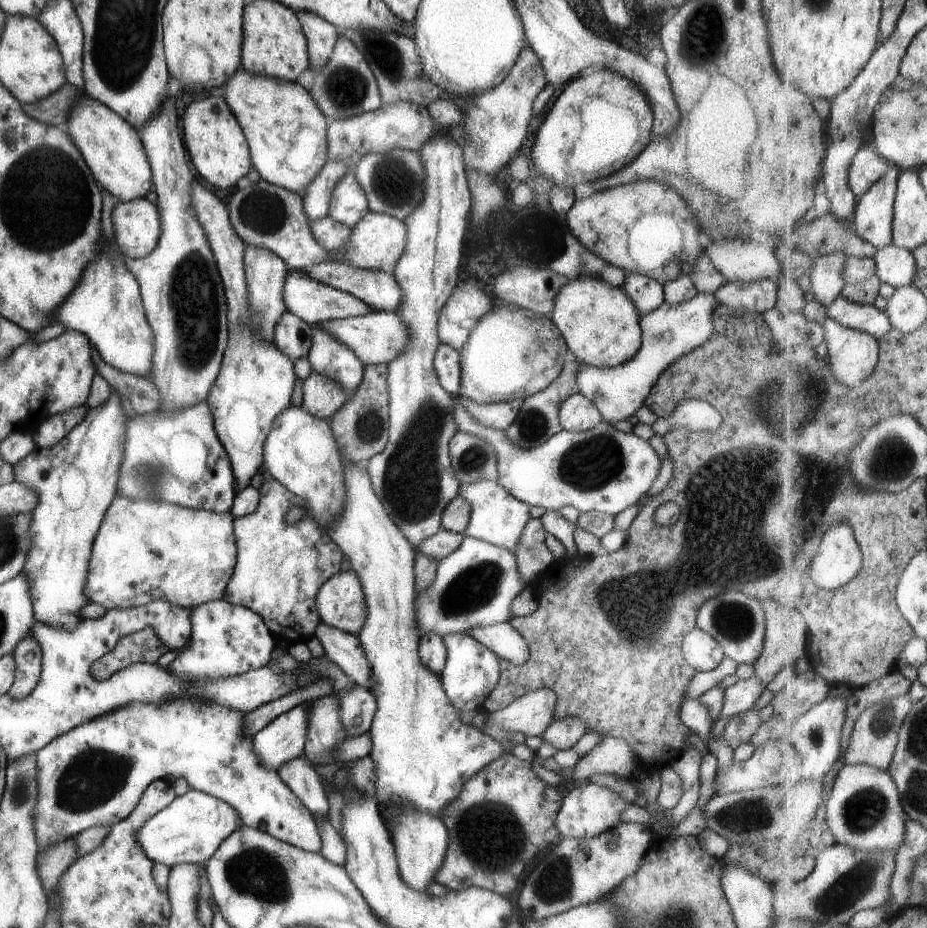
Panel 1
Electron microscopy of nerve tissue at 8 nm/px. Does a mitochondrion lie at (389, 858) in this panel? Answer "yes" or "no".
no

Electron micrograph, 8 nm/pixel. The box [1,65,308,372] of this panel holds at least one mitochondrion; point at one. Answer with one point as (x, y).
(50, 164)

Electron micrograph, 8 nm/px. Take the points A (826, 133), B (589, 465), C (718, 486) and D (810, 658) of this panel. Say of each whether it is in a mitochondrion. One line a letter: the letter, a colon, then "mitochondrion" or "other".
A: other
B: mitochondrion
C: mitochondrion
D: other

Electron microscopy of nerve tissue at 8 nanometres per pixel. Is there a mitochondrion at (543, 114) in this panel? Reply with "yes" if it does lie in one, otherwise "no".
no

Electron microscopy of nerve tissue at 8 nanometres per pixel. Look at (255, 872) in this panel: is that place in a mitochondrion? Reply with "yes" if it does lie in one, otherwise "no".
yes

